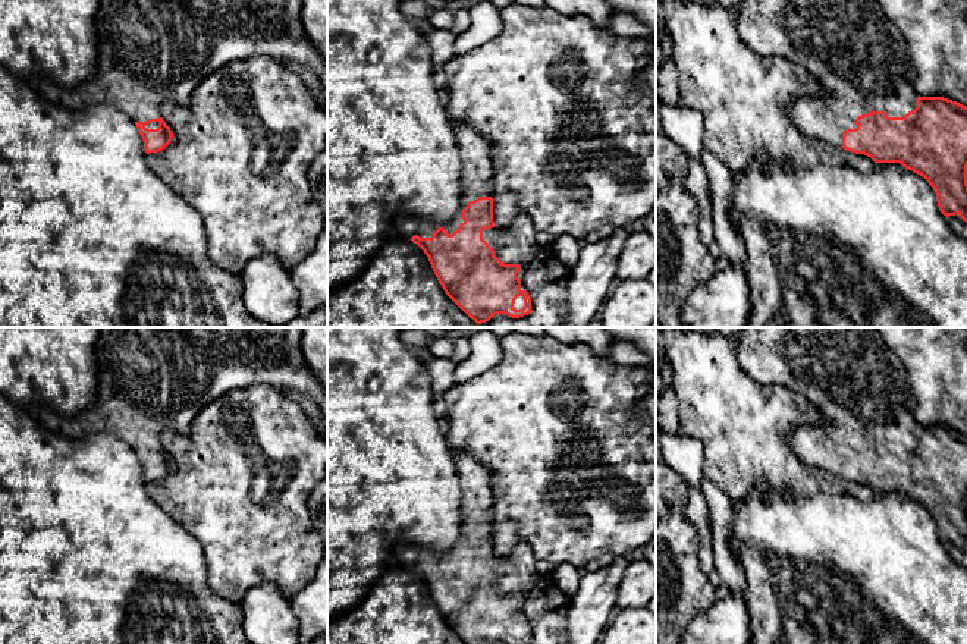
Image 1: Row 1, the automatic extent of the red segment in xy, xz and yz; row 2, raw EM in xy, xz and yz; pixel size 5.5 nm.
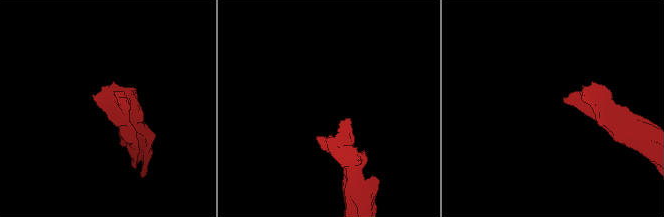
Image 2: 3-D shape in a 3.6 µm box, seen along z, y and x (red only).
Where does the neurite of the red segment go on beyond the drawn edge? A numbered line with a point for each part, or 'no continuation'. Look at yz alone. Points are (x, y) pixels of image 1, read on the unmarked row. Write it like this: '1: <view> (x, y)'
1: yz (862, 390)

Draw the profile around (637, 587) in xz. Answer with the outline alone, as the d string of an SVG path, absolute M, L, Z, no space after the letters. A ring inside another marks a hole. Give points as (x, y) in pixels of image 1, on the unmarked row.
M634 555L618 585L616 606L624 609L647 607L656 596L656 566Z

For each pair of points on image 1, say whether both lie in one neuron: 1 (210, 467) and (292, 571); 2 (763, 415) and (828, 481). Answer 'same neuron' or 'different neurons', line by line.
1: same neuron
2: same neuron

